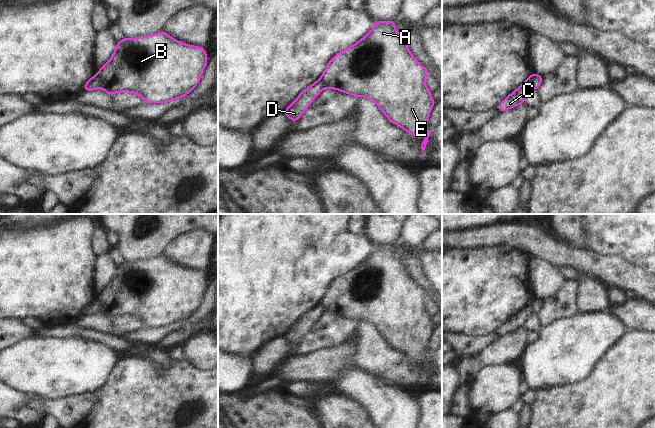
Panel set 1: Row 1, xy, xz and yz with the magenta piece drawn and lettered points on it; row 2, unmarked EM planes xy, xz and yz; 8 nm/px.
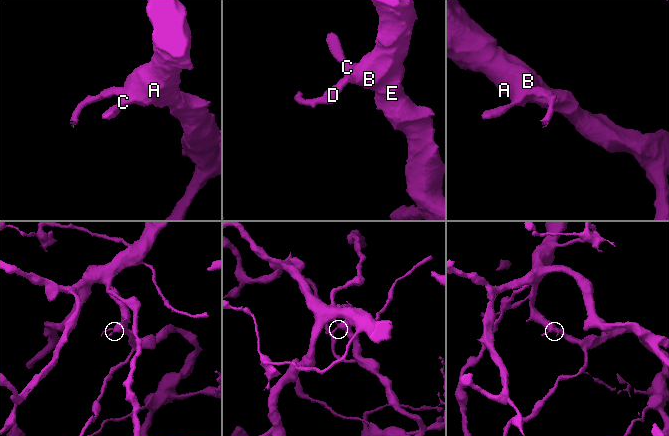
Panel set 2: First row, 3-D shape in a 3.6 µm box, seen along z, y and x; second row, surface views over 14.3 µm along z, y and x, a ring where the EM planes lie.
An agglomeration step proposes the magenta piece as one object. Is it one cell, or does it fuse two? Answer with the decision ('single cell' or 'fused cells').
fused cells

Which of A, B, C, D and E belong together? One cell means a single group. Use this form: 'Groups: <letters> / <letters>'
Groups: A B C E / D

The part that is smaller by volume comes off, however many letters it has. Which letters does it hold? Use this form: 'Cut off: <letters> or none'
Cut off: D

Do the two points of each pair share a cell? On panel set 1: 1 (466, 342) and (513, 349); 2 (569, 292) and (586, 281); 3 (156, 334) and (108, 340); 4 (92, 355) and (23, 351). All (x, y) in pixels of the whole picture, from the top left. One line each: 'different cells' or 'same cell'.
1: different cells
2: different cells
3: different cells
4: same cell

